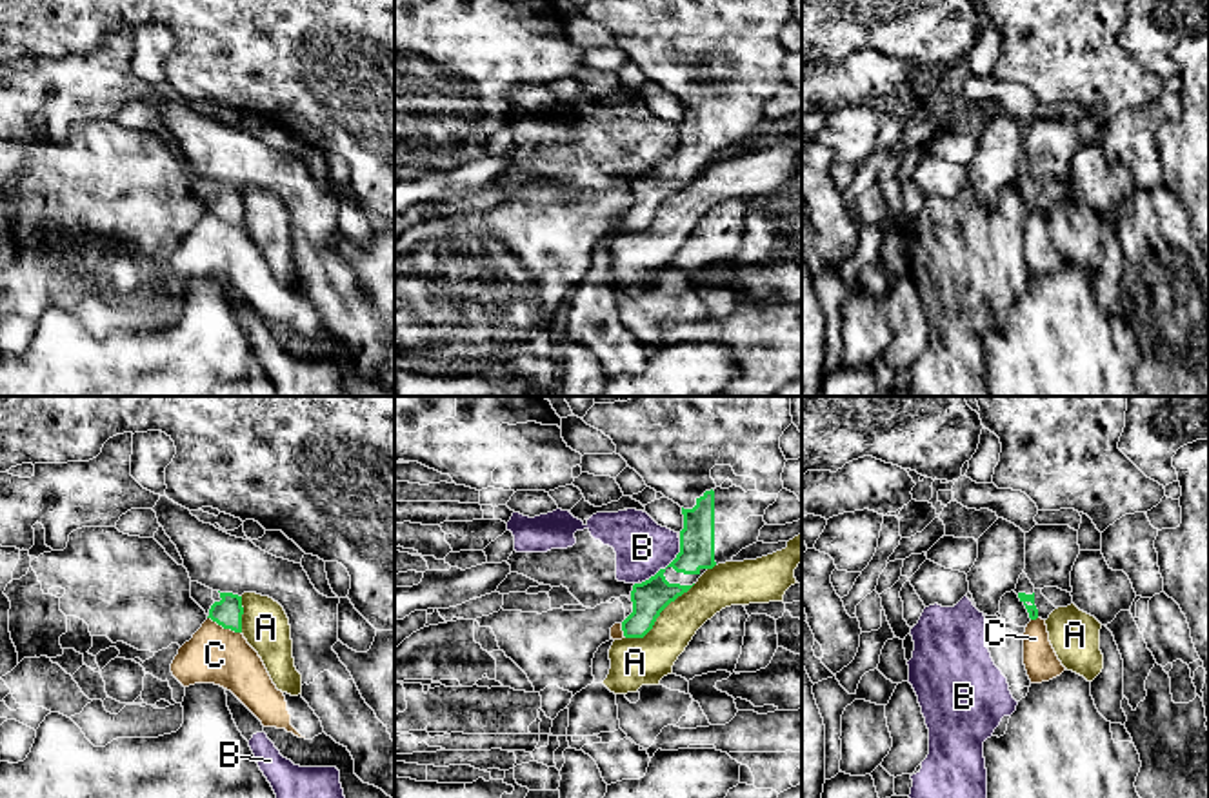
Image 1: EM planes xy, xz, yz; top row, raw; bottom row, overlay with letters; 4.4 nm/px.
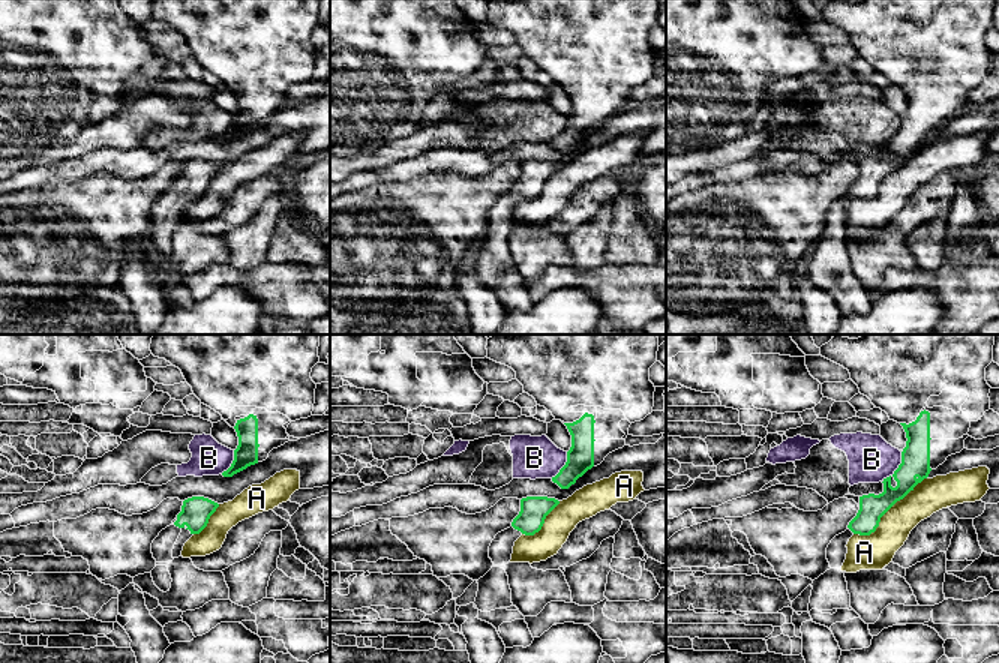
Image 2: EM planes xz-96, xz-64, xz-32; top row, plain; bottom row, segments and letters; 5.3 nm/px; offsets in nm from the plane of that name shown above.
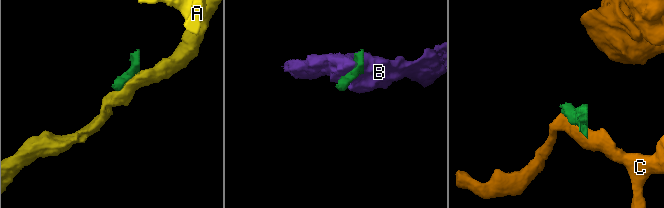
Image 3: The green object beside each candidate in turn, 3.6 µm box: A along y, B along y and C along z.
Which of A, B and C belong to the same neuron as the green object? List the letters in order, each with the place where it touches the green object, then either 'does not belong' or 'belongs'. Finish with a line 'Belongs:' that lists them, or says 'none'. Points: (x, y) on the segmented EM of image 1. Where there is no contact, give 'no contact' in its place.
A: contact xz (659, 615); does not belong
B: contact xz (668, 566); does not belong
C: contact xy (224, 628); does not belong
Belongs: none

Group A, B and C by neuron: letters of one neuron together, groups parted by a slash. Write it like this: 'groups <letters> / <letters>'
groups A / B / C

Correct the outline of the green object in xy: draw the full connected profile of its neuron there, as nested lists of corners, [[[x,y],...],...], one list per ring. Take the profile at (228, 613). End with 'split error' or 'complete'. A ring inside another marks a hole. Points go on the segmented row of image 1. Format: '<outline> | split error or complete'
[[[191,582],[191,598],[205,611],[207,618],[224,629],[242,633],[242,596],[233,593],[220,593],[222,600],[215,602],[213,589],[198,582]]] | split error

